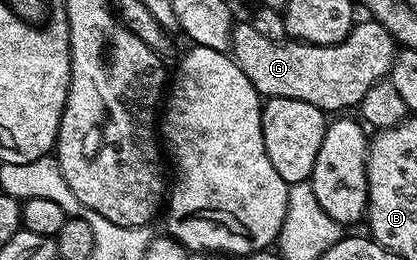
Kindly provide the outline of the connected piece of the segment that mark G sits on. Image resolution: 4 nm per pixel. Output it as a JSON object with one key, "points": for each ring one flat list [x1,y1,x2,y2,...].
{"points":[[373,18,355,23,350,33,338,44,303,44,301,40,273,40,264,38,264,34,256,31,256,26,249,22,235,23,230,35,229,55,244,70,248,82,263,98,300,98,300,102,309,102,316,106,321,112,327,114,342,114,345,108,357,109,359,102,376,86,381,80,387,79,391,66,394,65,396,45,394,39,384,30,384,26,377,24]]}

